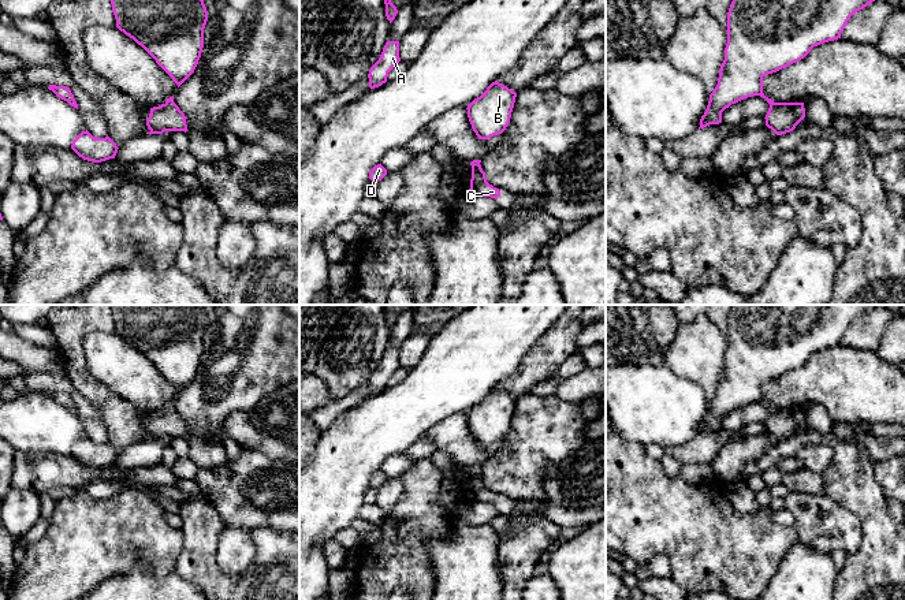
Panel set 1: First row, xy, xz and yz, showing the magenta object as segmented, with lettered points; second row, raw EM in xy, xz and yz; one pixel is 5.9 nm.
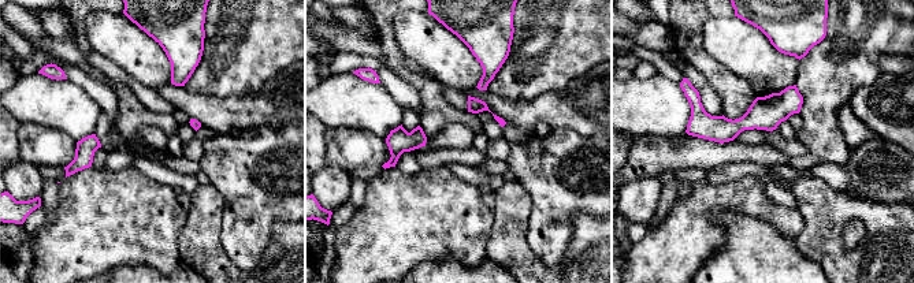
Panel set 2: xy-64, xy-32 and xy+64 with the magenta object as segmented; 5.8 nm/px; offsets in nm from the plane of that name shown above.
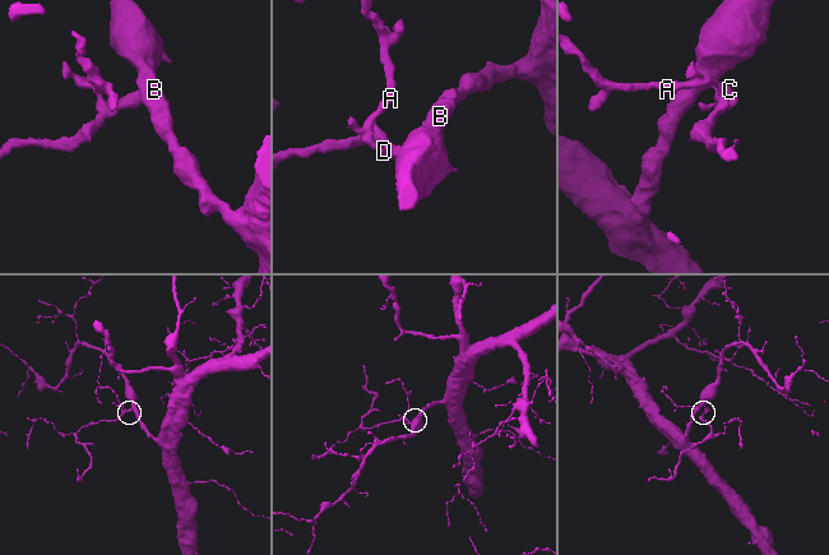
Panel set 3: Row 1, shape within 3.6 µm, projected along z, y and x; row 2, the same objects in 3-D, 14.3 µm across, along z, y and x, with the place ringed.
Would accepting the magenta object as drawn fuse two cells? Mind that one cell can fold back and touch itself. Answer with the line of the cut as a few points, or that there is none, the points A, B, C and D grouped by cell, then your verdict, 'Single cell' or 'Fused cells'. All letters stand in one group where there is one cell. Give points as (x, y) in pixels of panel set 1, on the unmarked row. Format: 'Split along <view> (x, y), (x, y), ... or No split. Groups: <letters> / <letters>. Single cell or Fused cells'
Split along yz (773, 407), (770, 412). Groups: A C D / B. Fused cells

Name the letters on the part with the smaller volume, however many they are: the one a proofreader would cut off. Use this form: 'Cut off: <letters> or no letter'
Cut off: A, C, D

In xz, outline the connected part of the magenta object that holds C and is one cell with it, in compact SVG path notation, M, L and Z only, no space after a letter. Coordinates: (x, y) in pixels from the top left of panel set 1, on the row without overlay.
M472 472L469 500L472 503L491 503L496 506L500 502L500 496L487 488L485 478L481 472Z

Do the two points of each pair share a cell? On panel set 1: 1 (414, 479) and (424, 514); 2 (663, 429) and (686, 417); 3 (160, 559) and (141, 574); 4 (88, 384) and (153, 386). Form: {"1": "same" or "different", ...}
{"1": "same", "2": "same", "3": "different", "4": "different"}

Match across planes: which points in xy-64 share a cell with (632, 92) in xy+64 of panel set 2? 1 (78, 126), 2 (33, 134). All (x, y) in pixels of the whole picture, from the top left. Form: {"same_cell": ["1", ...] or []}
{"same_cell": ["1"]}

